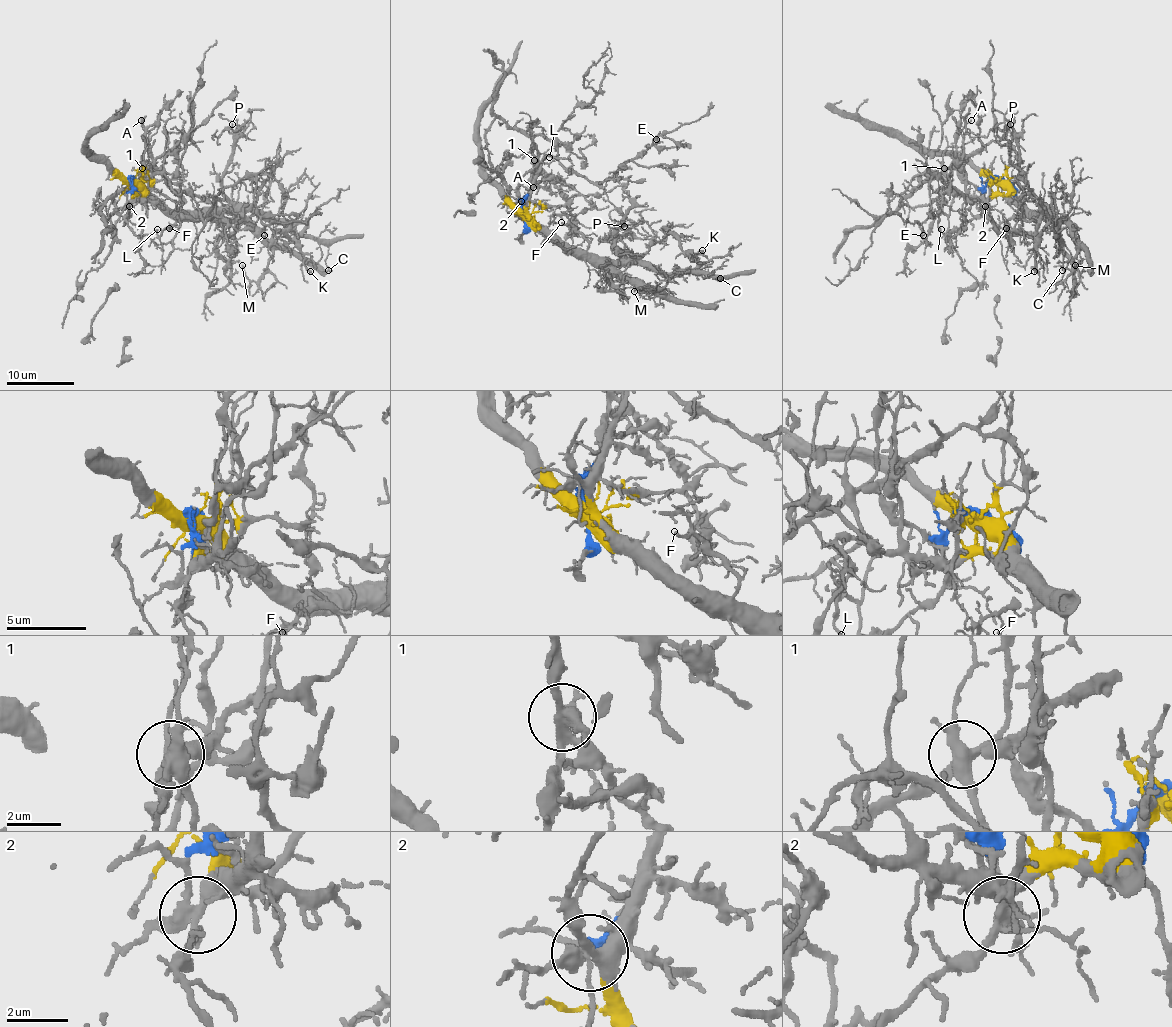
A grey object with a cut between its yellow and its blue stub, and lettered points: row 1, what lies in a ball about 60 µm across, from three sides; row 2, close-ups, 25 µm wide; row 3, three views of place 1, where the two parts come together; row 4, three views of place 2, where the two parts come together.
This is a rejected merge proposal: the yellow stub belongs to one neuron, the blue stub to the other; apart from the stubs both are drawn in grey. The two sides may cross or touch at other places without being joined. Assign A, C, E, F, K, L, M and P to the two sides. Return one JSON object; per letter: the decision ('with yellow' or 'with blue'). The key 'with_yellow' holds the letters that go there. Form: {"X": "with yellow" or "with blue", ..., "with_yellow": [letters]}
{"A": "with blue", "C": "with yellow", "E": "with blue", "F": "with yellow", "K": "with yellow", "L": "with yellow", "M": "with yellow", "P": "with yellow", "with_yellow": ["C", "F", "K", "L", "M", "P"]}

